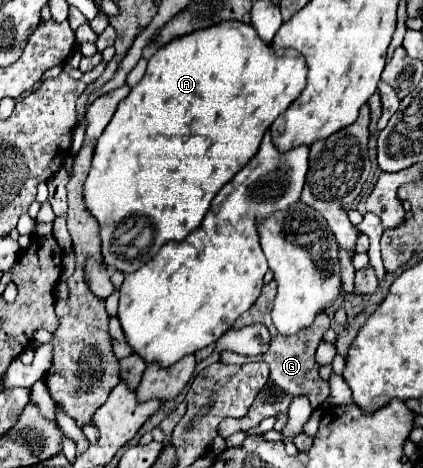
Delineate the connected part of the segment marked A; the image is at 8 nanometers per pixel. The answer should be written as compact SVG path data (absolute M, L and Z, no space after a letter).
M227 20L215 26L209 26L205 30L199 32L191 32L187 36L179 36L175 40L171 40L171 44L161 46L147 64L147 72L143 76L143 80L131 88L129 96L125 100L119 102L117 112L113 114L111 122L107 124L107 128L103 130L103 134L99 136L97 144L95 144L95 154L93 154L93 164L91 164L91 172L85 180L85 204L91 210L91 214L97 218L99 226L101 226L101 240L103 240L103 260L107 266L117 268L121 272L133 272L137 268L141 268L143 264L147 264L165 242L171 240L183 240L191 230L199 228L201 220L205 218L209 204L213 200L213 196L223 188L225 182L229 182L257 152L261 138L265 134L265 130L273 124L273 120L285 112L289 108L289 104L303 92L307 84L307 62L303 58L301 52L295 52L293 48L281 48L279 52L275 52L271 48L271 44L263 42L257 36L257 30L253 28L253 24L241 22L241 20Z

